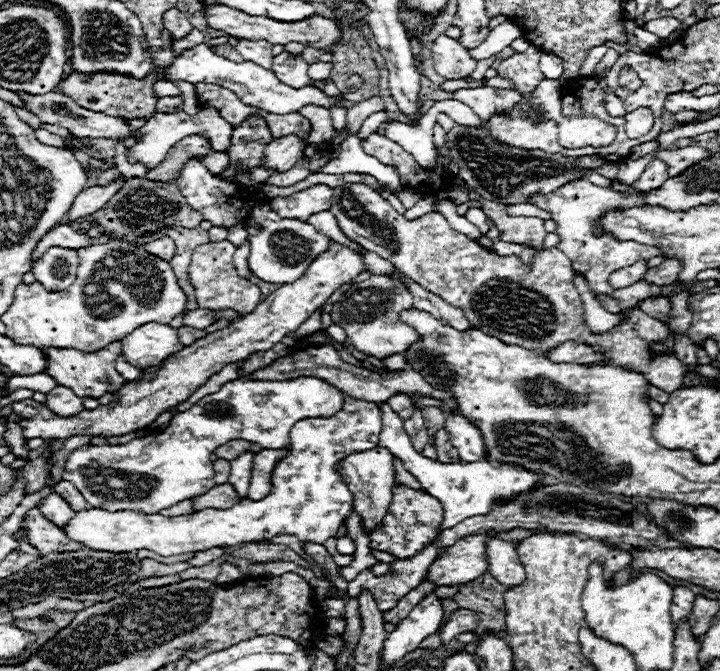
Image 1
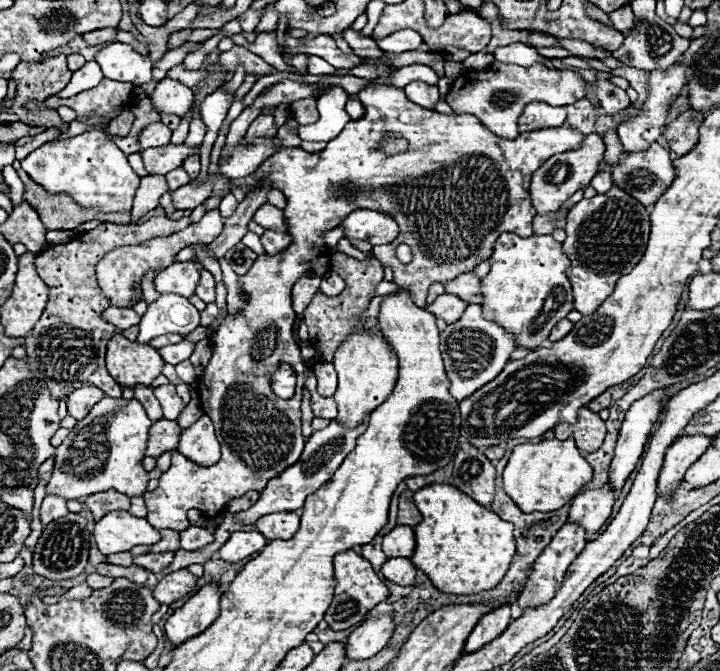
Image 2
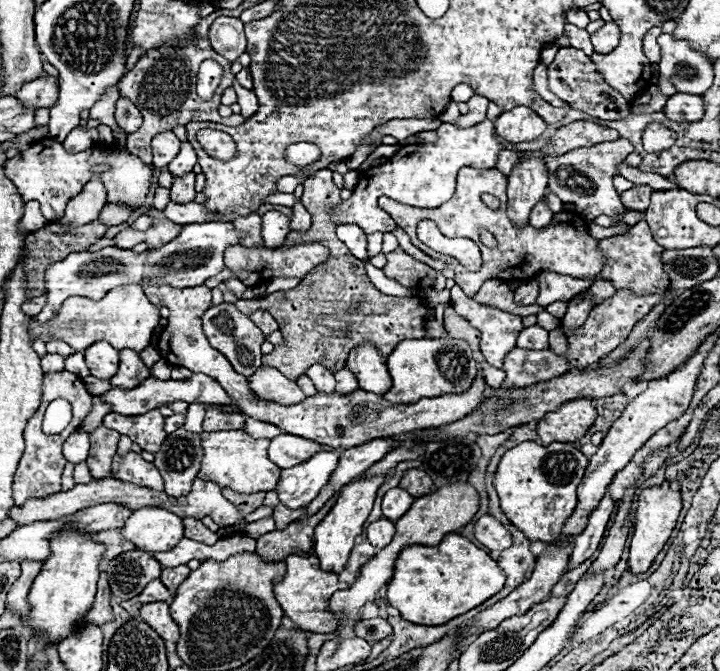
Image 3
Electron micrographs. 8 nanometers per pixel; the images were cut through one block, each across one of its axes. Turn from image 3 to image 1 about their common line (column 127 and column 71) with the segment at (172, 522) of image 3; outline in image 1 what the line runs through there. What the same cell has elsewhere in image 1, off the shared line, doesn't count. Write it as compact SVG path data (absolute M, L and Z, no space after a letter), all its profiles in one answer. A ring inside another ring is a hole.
M344 394L344 408L338 414L330 418L306 418L292 426L290 444L286 446L290 454L274 466L272 490L262 500L244 498L228 510L204 508L194 514L170 518L160 514L138 514L132 510L108 512L90 508L76 512L64 530L70 540L82 542L90 550L116 554L146 548L160 556L174 556L224 546L234 548L244 542L264 542L280 534L292 534L302 542L324 544L328 538L336 536L340 526L354 512L354 494L336 470L338 464L354 452L376 448L380 432L382 414L378 404Z

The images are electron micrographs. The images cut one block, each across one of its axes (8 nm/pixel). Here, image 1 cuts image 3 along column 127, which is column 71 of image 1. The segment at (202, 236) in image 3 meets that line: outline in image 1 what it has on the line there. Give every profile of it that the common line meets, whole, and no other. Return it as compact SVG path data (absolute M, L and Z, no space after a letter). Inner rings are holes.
M48 248L48 252L32 264L36 282L50 292L66 290L74 284L78 272L78 252L70 248Z

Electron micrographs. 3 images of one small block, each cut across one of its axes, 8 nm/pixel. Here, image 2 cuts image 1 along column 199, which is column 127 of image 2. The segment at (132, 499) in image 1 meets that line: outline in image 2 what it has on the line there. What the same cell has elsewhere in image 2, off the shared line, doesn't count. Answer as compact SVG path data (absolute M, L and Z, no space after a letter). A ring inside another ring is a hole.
M104 396L56 448L54 470L46 492L58 494L66 500L88 498L102 490L118 490L120 494L130 494L130 498L142 496L146 492L148 472L140 462L144 458L150 426L152 420L146 416L140 402Z

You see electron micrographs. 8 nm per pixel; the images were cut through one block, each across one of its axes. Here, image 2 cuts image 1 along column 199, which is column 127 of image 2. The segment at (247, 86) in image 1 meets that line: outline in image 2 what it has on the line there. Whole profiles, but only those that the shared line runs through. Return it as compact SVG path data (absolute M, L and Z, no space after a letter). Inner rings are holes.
M112 42L110 46L96 52L94 60L100 64L102 72L110 80L130 82L136 86L152 82L152 64L146 56L140 56L132 46L122 42Z

